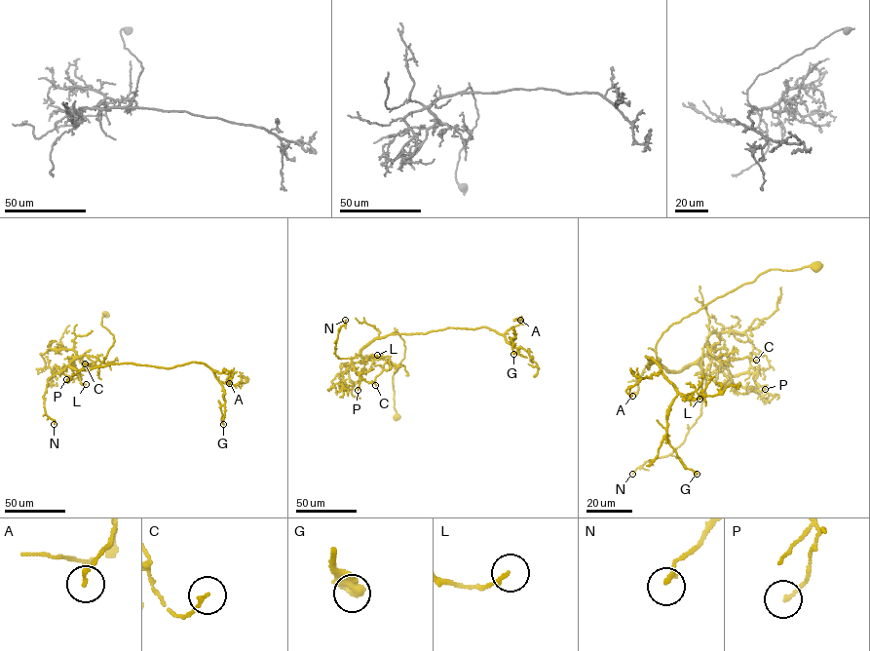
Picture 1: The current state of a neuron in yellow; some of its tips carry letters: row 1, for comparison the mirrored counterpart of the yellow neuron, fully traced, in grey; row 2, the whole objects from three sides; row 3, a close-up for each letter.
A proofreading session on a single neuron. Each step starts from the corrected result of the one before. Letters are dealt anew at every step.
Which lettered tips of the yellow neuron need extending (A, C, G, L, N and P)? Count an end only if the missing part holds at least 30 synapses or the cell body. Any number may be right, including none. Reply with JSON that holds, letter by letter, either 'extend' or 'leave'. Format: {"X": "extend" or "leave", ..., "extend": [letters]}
{"A": "leave", "C": "leave", "G": "leave", "L": "leave", "N": "leave", "P": "leave", "extend": []}

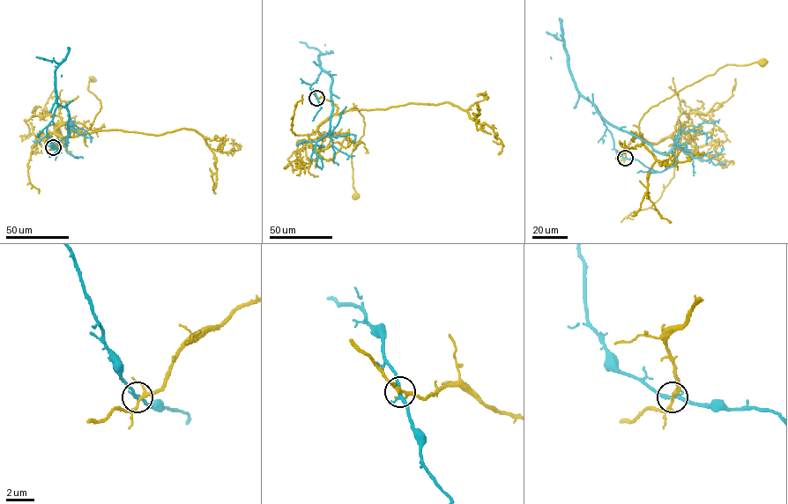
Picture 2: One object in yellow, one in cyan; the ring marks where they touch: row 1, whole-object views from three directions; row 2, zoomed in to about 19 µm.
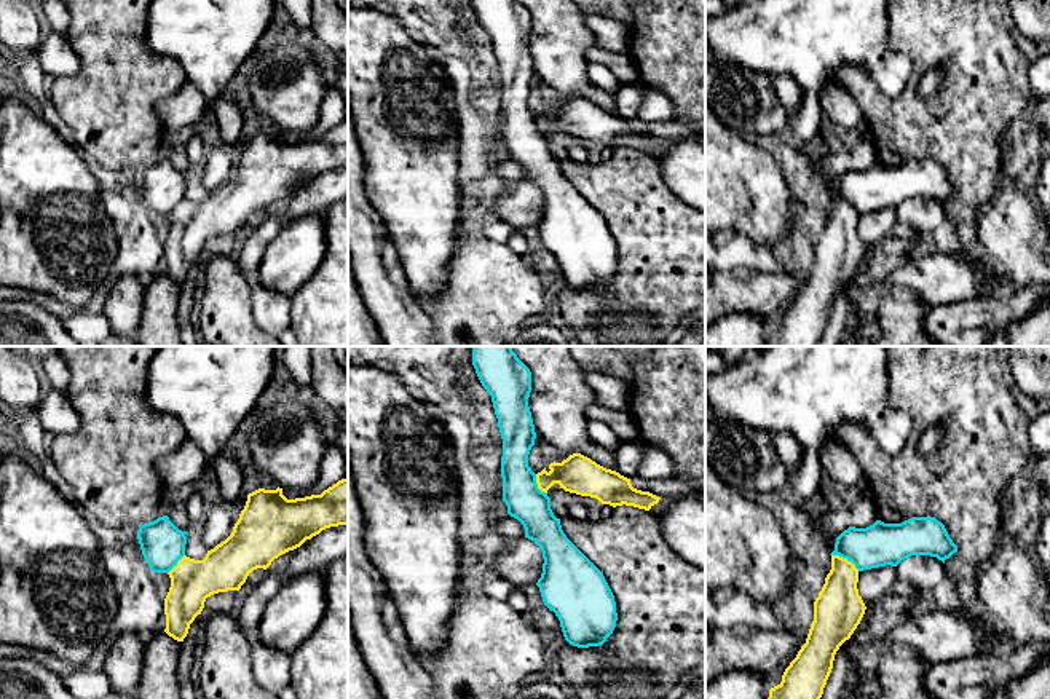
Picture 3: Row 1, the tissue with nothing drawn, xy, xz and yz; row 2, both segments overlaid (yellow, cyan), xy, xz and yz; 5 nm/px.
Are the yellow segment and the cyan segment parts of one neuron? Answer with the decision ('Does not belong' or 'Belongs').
Does not belong

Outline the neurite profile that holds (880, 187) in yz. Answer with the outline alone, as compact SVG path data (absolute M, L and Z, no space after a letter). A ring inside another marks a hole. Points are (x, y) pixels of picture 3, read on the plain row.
M911 160L902 166L876 163L866 171L849 169L835 185L830 198L839 198L859 214L886 207L897 209L911 198L930 198L945 206L957 188L935 160Z

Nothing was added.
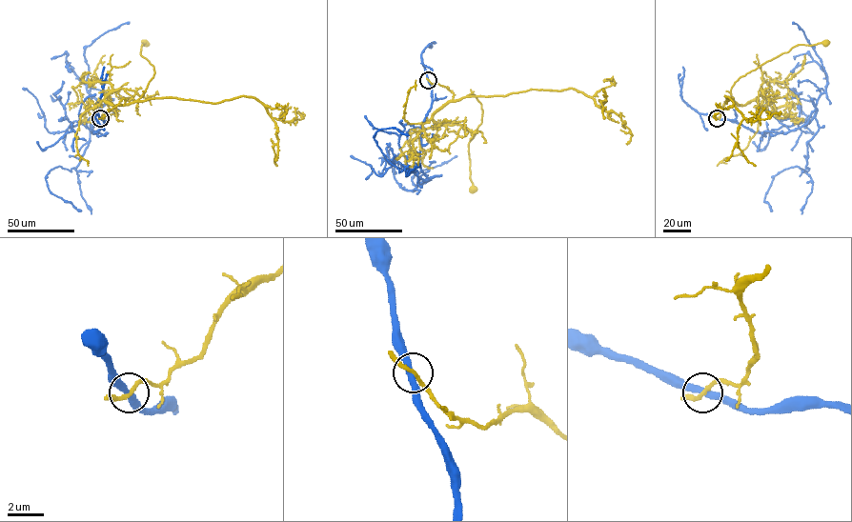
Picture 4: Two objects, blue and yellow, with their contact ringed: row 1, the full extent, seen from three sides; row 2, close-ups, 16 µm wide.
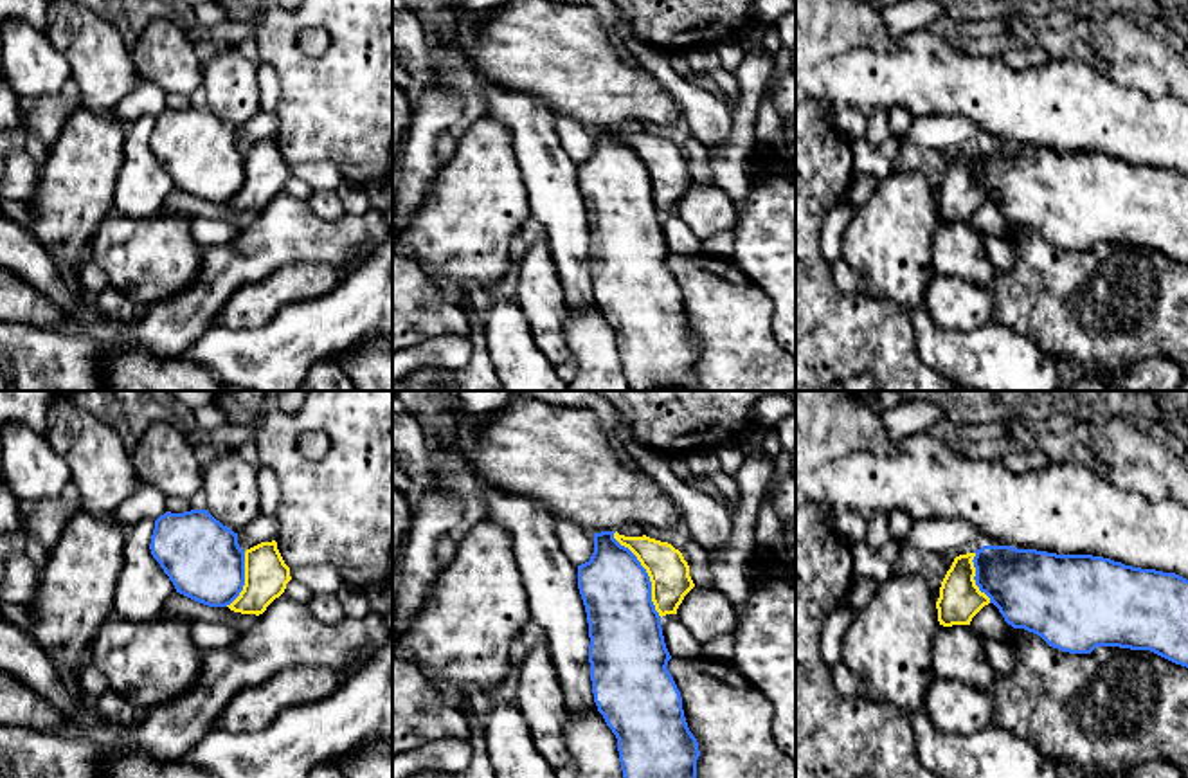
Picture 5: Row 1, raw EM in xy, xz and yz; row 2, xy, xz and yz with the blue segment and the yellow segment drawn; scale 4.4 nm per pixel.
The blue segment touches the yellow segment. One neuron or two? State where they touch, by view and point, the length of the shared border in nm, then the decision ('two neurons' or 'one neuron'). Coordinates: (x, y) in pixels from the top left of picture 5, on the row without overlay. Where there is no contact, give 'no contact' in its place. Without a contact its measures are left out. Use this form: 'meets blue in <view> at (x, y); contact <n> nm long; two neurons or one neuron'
meets blue in xz at (647, 170); contact 440 nm long; two neurons

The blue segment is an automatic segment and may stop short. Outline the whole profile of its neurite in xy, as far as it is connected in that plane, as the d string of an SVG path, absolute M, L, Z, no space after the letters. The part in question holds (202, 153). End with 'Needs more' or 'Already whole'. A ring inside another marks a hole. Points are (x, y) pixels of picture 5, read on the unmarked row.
M207 106L160 112L149 146L176 189L198 200L227 204L243 187L245 148L238 130Z. Already whole

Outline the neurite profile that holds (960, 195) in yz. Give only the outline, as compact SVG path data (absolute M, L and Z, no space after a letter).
M976 149L956 153L941 178L936 205L943 223L970 222L972 214L990 200L976 182L974 153Z

